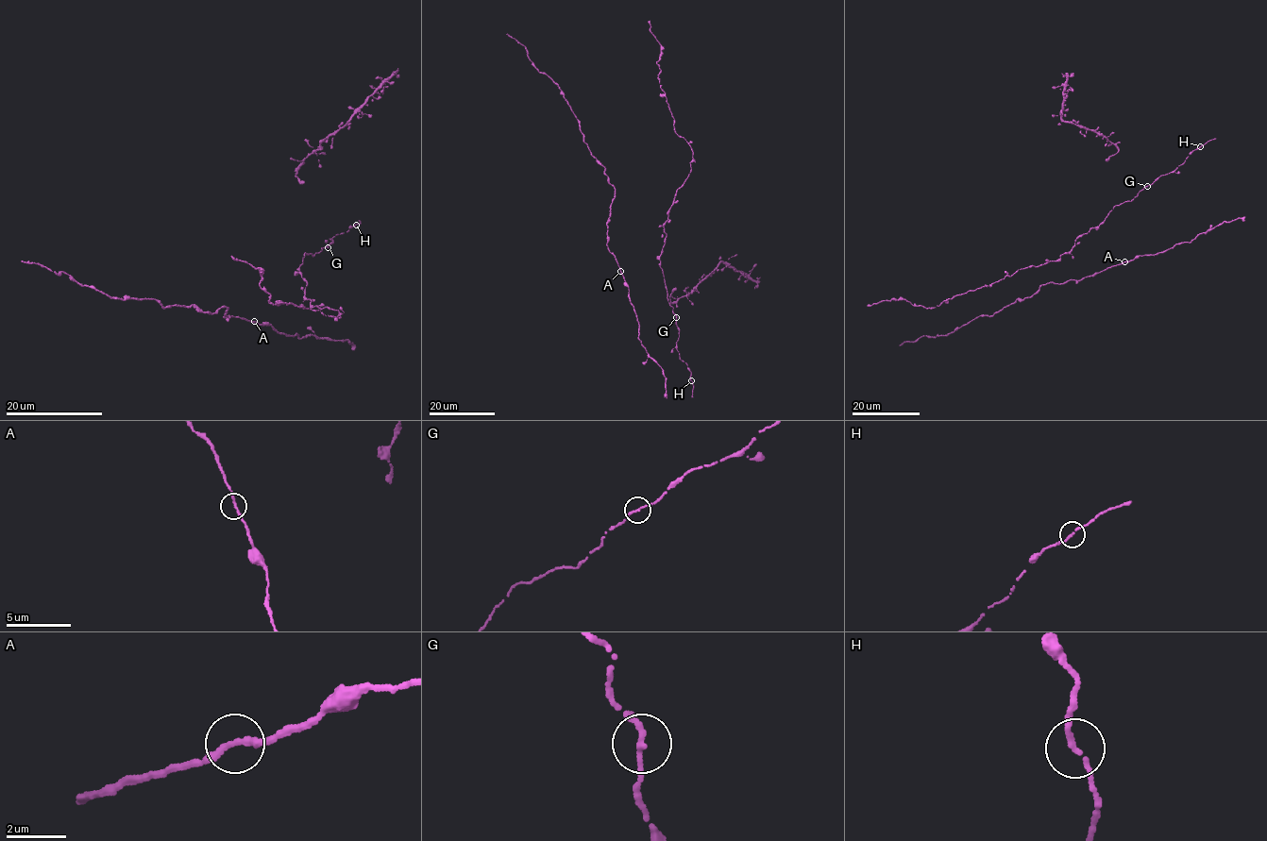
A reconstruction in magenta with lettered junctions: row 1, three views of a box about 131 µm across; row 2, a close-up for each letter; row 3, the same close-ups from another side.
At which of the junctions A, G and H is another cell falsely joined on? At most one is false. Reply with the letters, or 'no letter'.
no letter

